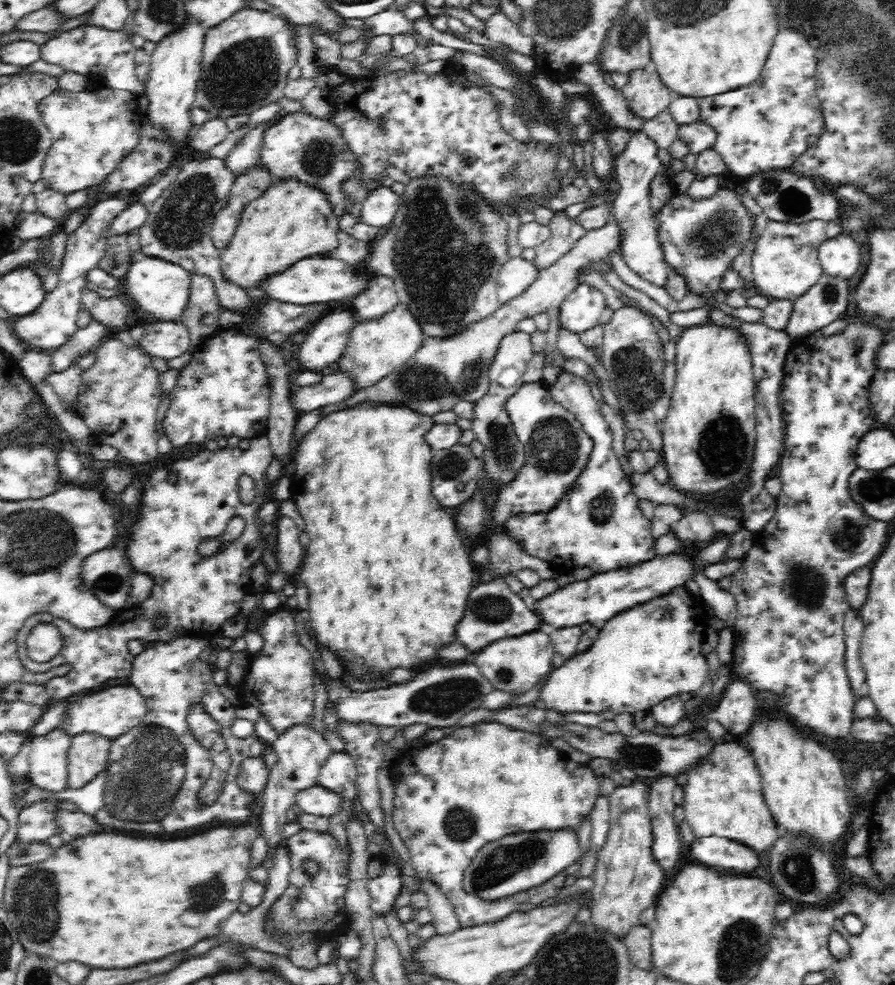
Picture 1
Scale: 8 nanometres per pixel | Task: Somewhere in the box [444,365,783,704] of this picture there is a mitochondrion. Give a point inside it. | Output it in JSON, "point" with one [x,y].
{"point":[553,445]}

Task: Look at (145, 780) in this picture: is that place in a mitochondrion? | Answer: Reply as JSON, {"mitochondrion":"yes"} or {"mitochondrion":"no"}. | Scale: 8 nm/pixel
{"mitochondrion":"yes"}

